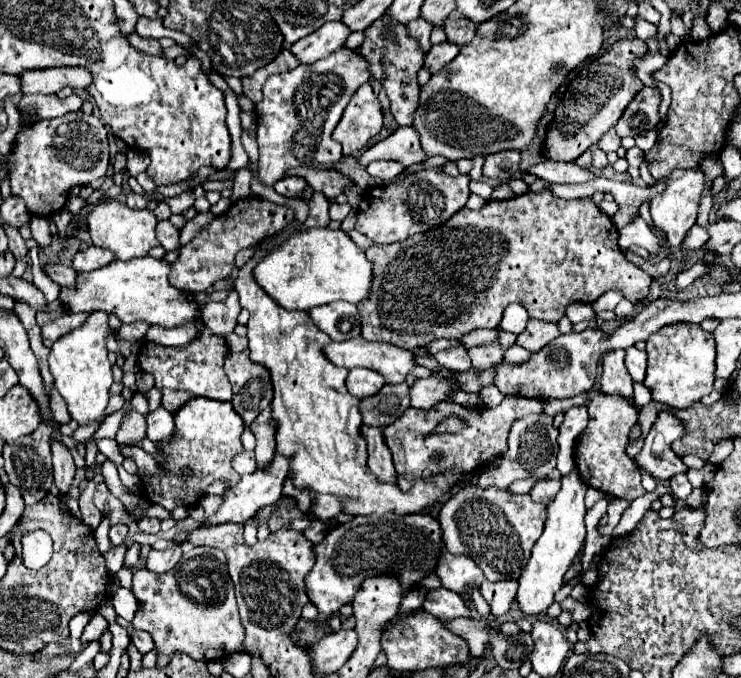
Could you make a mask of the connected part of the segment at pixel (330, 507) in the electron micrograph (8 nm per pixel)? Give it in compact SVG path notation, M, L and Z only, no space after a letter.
M317 494L313 496L313 514L321 520L335 518L343 512L343 502L333 494Z

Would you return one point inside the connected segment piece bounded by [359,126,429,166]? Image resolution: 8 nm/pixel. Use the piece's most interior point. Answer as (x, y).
(404, 145)

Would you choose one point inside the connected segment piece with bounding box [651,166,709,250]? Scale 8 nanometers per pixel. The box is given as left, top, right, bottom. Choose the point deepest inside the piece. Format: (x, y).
(675, 211)

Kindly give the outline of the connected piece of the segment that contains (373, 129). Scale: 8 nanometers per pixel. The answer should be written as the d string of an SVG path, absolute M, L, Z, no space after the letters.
M363 84L343 112L341 122L333 130L333 138L343 146L343 156L359 154L369 140L383 128L383 112L379 98L369 84Z

